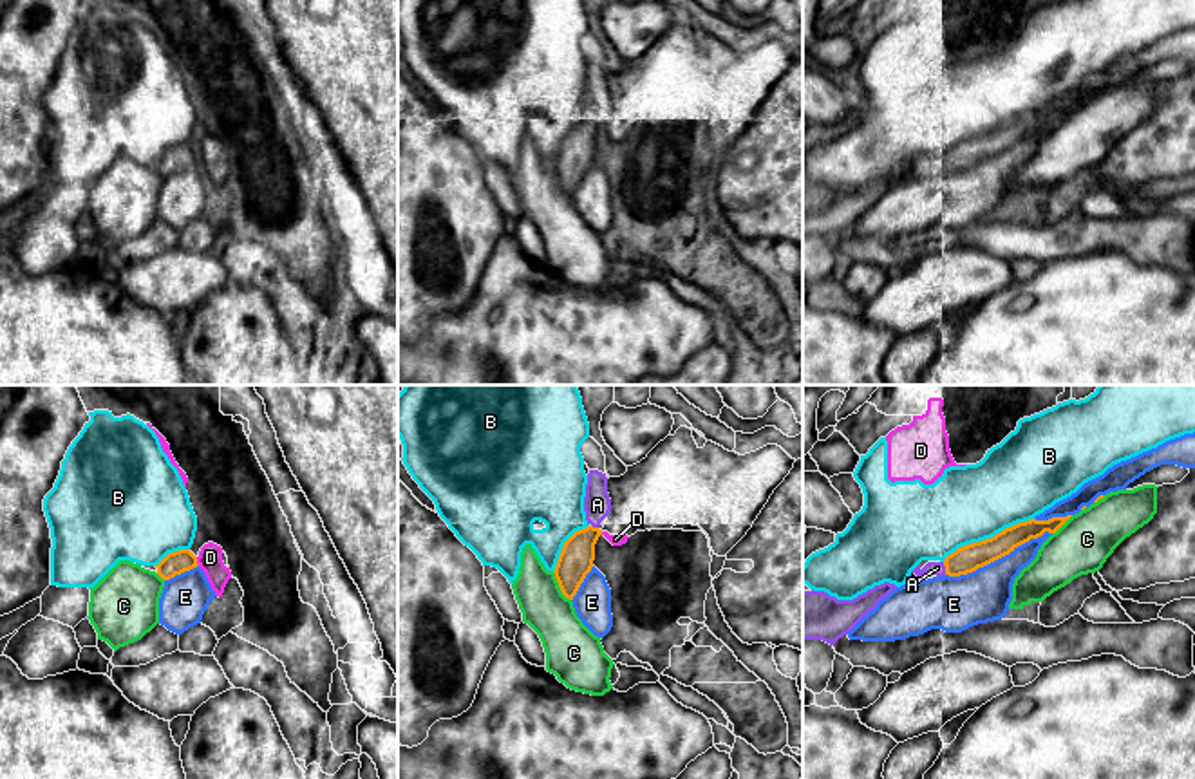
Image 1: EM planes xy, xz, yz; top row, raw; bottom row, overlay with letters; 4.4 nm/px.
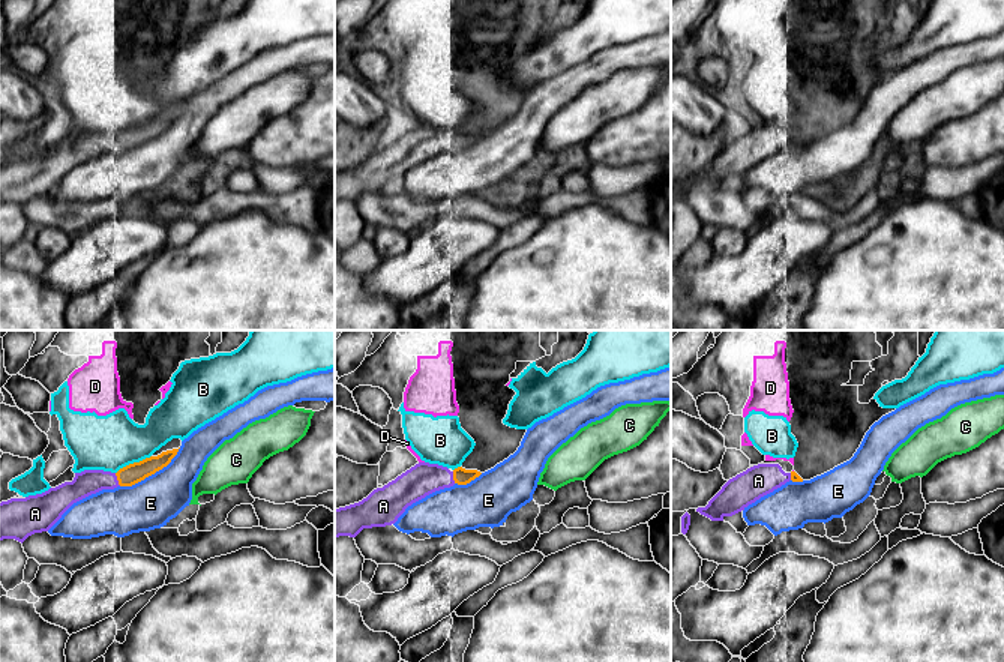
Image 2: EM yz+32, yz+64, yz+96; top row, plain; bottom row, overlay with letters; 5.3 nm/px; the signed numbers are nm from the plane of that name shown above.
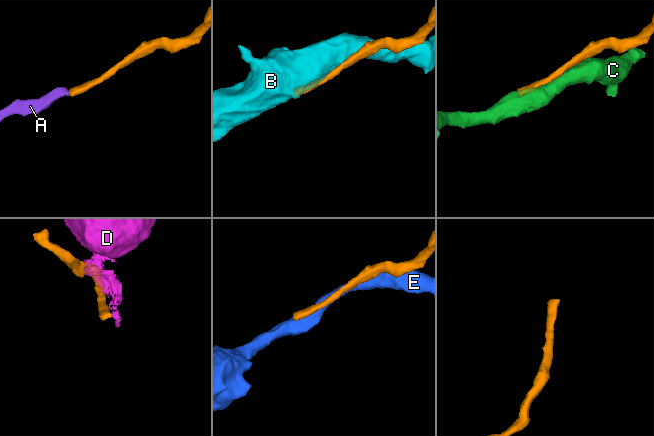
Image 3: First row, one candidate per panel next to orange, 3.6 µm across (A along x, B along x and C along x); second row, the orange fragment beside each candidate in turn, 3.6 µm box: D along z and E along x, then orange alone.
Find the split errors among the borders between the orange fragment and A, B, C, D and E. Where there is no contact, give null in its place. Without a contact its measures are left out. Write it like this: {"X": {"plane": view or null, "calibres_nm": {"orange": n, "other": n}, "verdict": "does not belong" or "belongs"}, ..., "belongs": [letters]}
{"A": {"plane": "yz", "calibres_nm": {"orange": 120, "other": 60}, "verdict": "belongs"}, "B": {"plane": "yz", "calibres_nm": {"orange": 120, "other": 340}, "verdict": "does not belong"}, "C": {"plane": "xz", "calibres_nm": {"orange": 160, "other": 220}, "verdict": "does not belong"}, "D": {"plane": "xy", "calibres_nm": {"orange": 100, "other": 110}, "verdict": "does not belong"}, "E": {"plane": "yz", "calibres_nm": {"orange": 120, "other": 240}, "verdict": "does not belong"}, "belongs": ["A"]}

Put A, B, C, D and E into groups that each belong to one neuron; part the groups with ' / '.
A / B / C / D / E

